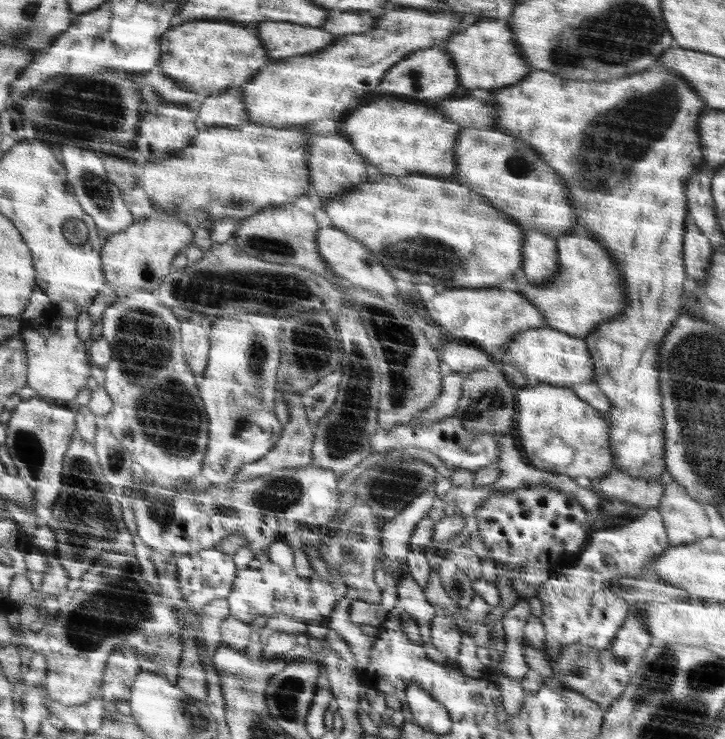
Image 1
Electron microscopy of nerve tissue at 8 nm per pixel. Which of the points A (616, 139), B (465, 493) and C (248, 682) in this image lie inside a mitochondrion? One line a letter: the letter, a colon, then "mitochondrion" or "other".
A: mitochondrion
B: other
C: mitochondrion

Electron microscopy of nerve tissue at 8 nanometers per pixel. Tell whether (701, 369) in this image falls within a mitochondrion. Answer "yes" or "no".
yes

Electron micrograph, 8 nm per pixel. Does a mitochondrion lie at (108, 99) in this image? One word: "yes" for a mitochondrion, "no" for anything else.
yes

